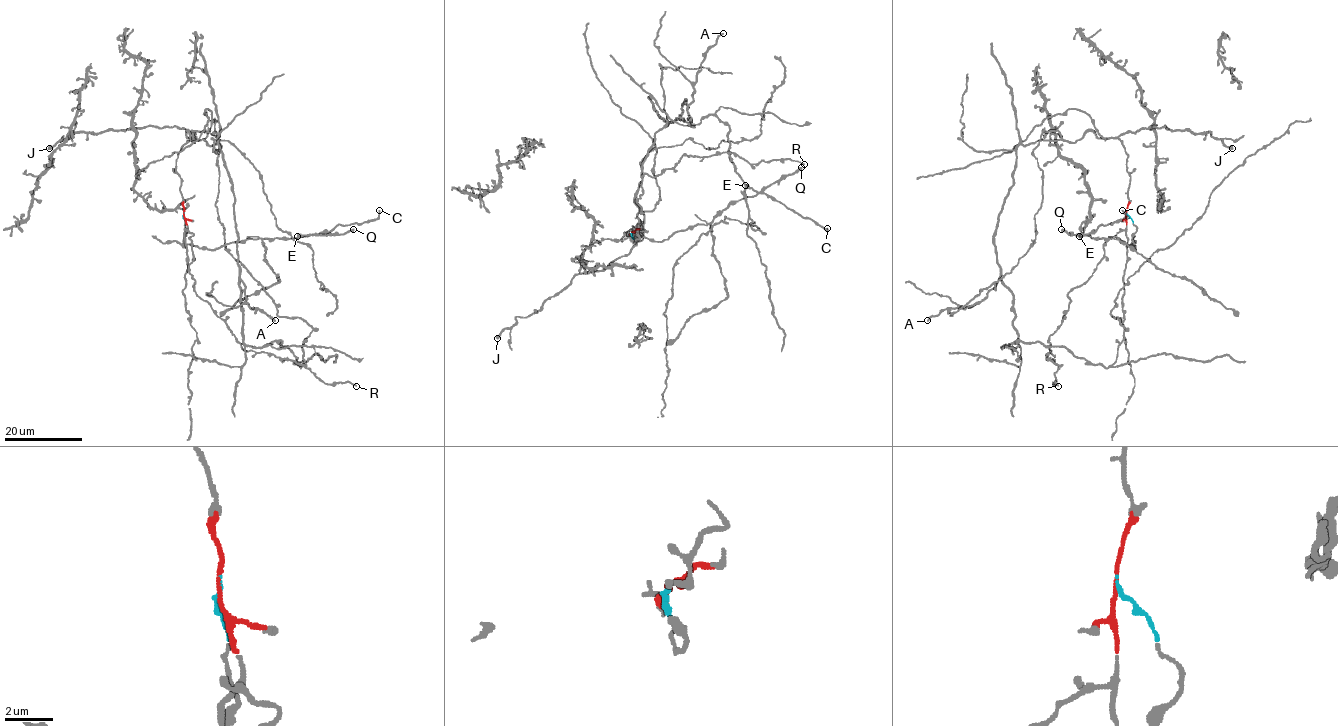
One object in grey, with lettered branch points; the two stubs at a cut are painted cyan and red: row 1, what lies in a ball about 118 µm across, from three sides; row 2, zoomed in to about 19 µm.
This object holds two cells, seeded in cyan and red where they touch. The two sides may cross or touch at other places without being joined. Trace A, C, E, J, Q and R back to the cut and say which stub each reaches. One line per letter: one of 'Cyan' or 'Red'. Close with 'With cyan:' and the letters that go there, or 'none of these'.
A: Red
C: Cyan
E: Cyan
J: Red
Q: Cyan
R: Red
With cyan: C, E, Q

